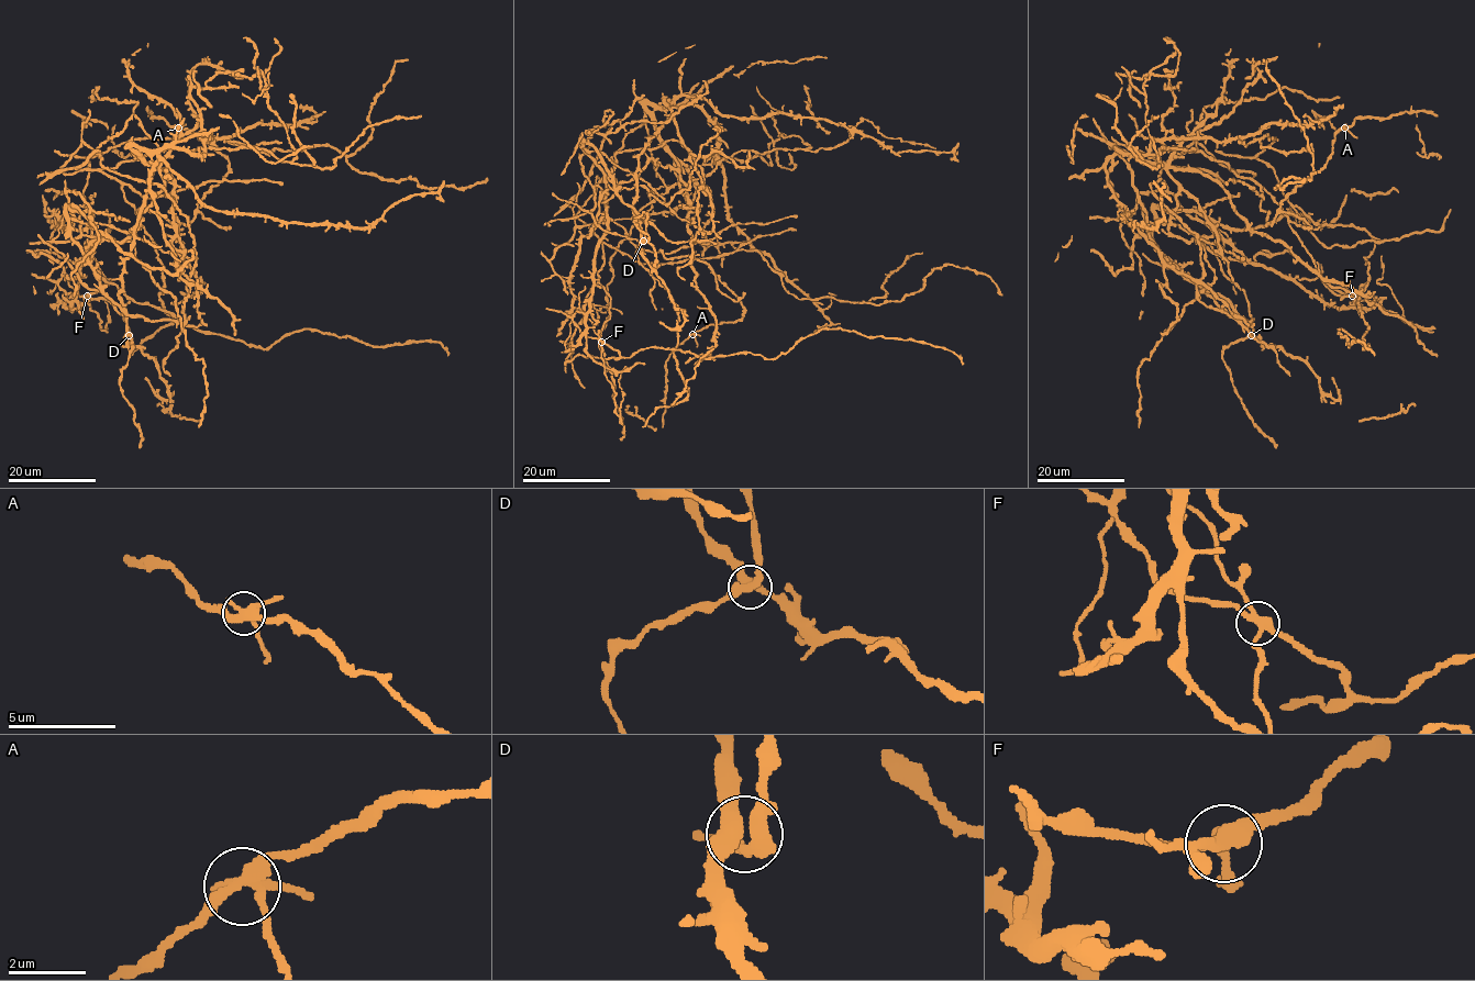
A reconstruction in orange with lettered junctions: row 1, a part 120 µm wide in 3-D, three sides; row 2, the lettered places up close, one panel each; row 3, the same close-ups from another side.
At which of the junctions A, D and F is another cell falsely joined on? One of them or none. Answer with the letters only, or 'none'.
F

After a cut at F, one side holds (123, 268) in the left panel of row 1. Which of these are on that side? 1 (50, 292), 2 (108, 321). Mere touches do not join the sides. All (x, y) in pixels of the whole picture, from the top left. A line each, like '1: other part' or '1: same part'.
1: other part
2: other part

